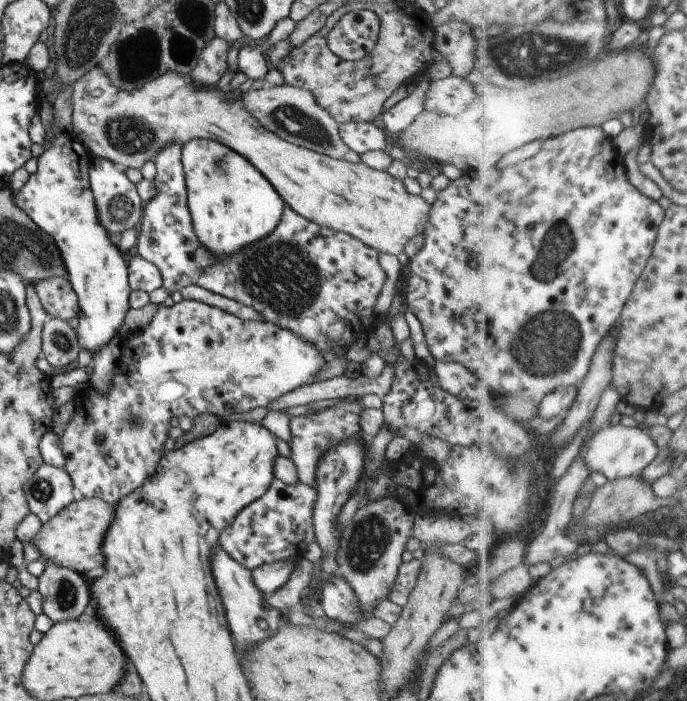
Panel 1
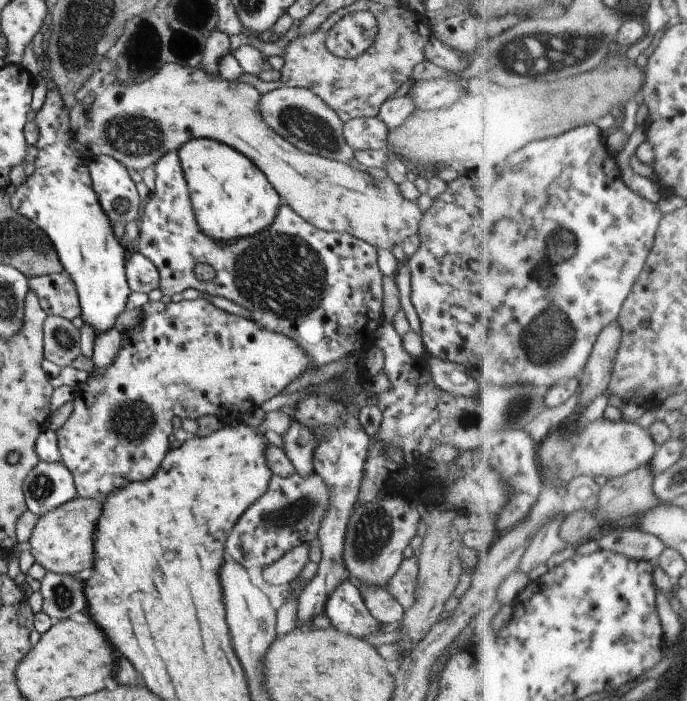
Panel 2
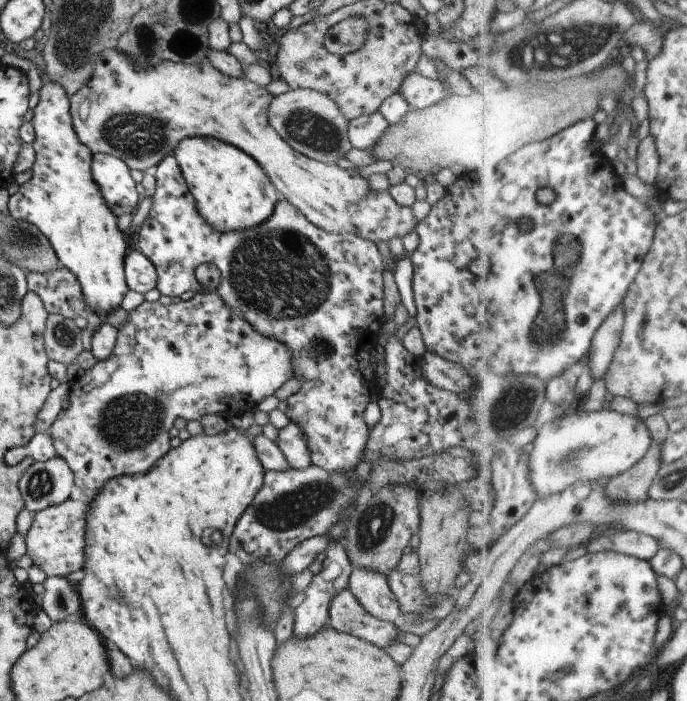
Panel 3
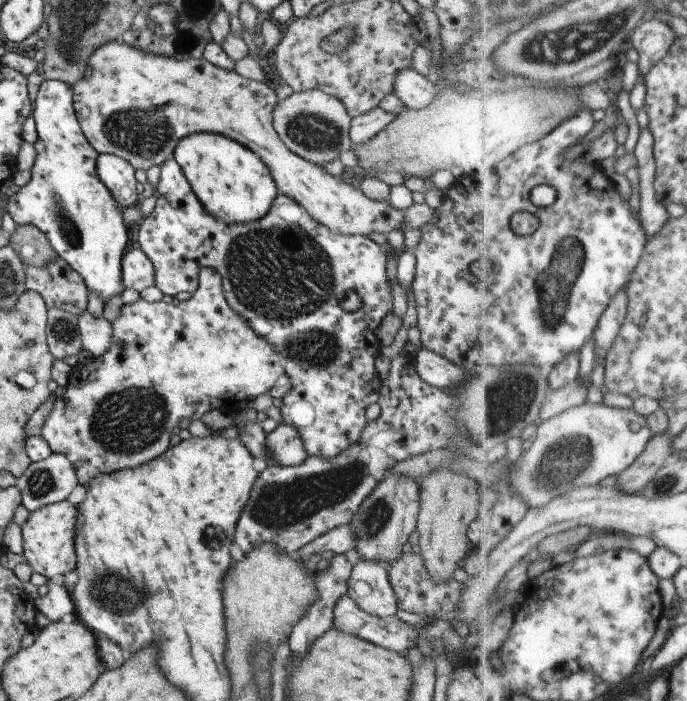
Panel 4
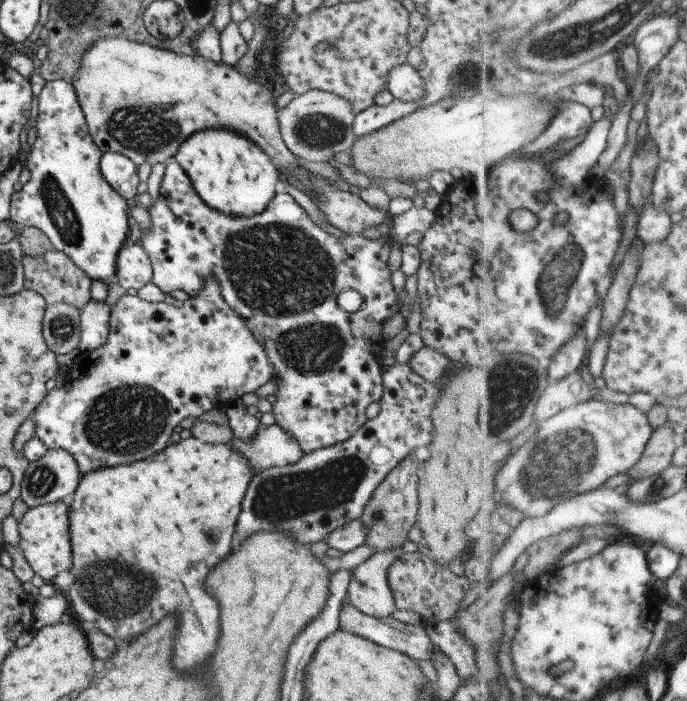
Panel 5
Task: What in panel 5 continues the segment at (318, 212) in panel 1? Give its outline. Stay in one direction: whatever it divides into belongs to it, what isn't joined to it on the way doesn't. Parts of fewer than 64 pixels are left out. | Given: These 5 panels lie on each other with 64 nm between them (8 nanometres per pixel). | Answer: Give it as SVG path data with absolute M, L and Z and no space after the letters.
M121 34L98 38L84 52L81 68L78 68L71 83L76 90L84 118L88 122L88 132L103 154L106 152L124 154L136 164L136 167L144 162L152 166L163 162L168 163L176 155L180 144L192 134L200 130L210 130L210 128L228 128L252 140L258 148L262 148L262 152L266 152L272 158L272 162L280 173L288 172L288 176L296 178L300 187L304 186L306 190L310 190L314 194L316 206L324 214L326 221L344 232L344 235L359 235L369 228L383 229L390 225L388 221L393 216L388 211L372 208L360 198L357 191L338 190L332 182L300 166L300 158L291 154L282 141L280 124L278 124L278 109L274 104L271 85L250 80L239 73L233 65L211 62L199 55L176 54L166 48L128 40Z

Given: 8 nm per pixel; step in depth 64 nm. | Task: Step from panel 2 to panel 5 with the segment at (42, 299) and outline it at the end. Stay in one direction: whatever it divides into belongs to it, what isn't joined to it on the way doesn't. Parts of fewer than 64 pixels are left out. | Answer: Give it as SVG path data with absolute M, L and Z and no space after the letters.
M57 249L49 251L42 257L24 257L25 269L24 288L38 292L46 302L46 305L66 304L78 310L84 309L91 300L91 281L82 270L79 270L66 254Z

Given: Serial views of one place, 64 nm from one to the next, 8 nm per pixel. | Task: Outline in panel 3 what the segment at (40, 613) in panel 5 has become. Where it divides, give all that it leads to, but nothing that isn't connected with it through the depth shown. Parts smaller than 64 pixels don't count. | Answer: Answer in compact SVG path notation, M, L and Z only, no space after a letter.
M47 577L42 595L42 609L52 623L64 622L68 616L82 612L82 602L76 584L70 584L67 577Z

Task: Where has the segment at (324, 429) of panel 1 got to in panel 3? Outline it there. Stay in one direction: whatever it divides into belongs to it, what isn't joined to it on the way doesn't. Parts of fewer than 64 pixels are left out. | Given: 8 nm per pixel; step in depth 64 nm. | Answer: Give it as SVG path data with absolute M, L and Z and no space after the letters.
M294 422L280 430L275 444L292 469L305 470L313 464L304 432Z

